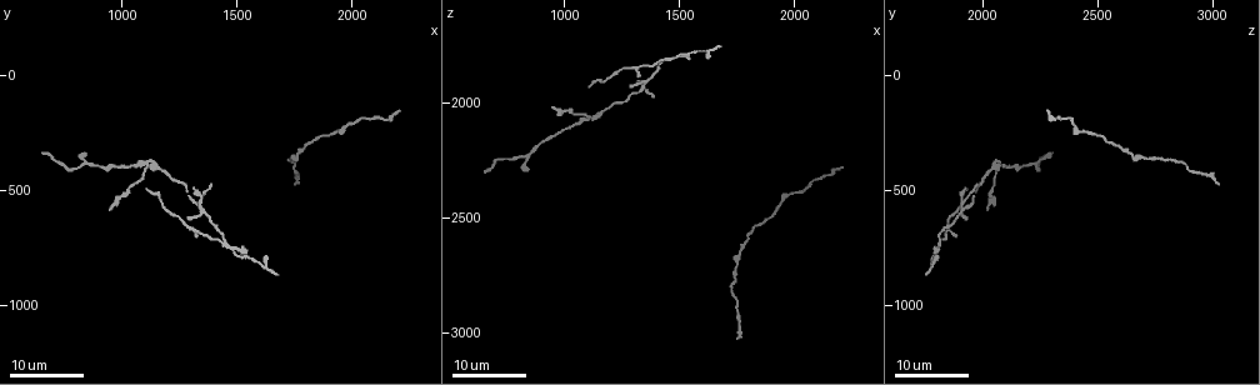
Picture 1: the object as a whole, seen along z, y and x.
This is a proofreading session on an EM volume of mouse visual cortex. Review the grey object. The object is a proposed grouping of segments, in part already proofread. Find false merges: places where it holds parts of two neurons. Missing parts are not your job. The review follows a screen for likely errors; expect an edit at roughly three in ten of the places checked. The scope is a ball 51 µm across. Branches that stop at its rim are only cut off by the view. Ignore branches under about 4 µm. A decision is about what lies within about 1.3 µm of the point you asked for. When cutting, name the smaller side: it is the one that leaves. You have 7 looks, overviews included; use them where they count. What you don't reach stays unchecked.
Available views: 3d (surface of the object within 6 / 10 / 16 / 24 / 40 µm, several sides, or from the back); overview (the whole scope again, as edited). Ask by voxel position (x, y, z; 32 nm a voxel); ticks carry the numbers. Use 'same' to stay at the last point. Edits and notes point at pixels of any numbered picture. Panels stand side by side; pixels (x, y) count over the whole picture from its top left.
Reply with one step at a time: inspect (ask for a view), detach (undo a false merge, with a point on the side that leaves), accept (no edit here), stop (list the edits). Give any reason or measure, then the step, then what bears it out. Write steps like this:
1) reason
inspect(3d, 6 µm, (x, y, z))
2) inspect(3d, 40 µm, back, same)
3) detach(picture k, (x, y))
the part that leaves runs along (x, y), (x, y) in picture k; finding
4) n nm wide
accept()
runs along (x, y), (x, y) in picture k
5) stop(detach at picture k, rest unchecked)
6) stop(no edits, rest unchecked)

three arms meet
inspect(3d, 24 µm, (1100, 400, 2060))

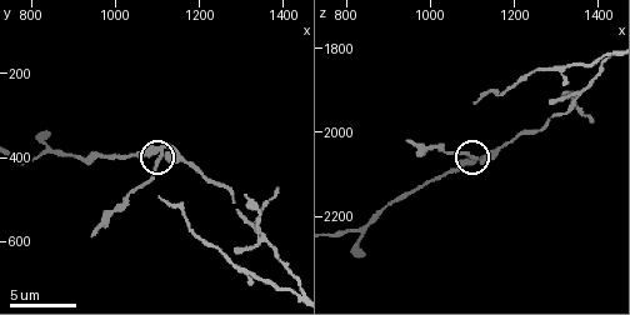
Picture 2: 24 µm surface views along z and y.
inspect(3d, 10 µm, (1110, 400, 2065))

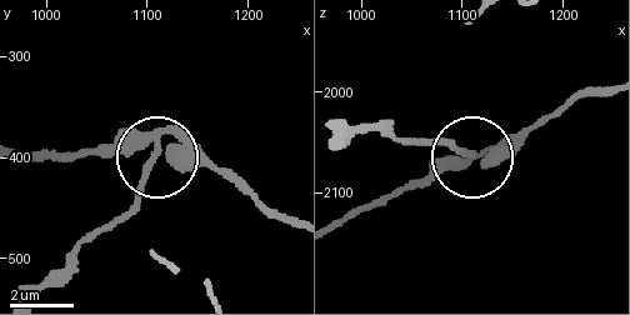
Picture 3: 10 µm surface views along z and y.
3 arms
detach(picture 3, (143, 181))
the part that leaves runs along (161, 141), (136, 195), (40, 293) in picture 3; a second neuron is stuck on

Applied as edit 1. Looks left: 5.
inspect(overview)

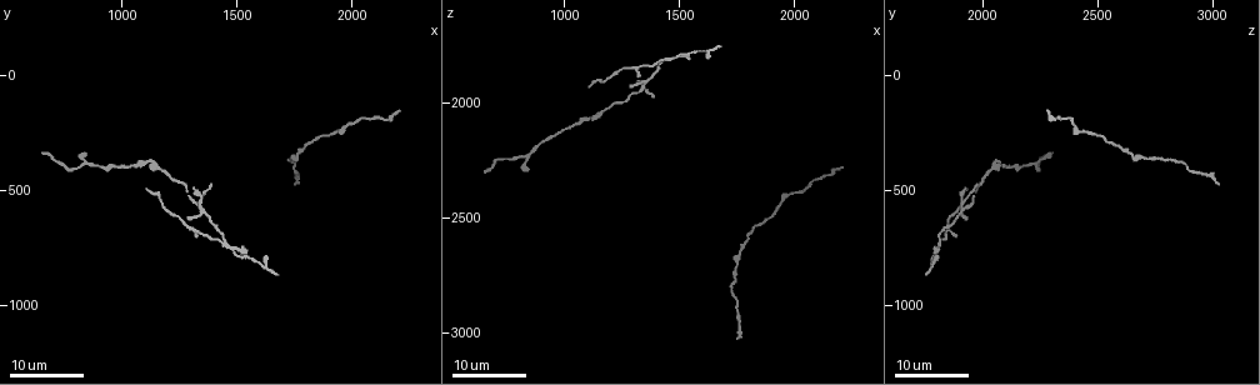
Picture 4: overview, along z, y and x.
four arms meet
inspect(3d, 16 µm, (1330, 580, 1930))

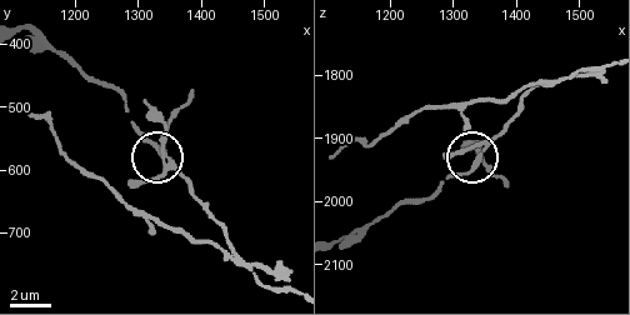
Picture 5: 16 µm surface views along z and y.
inspect(3d, 6 µm, (1345, 575, 1925))

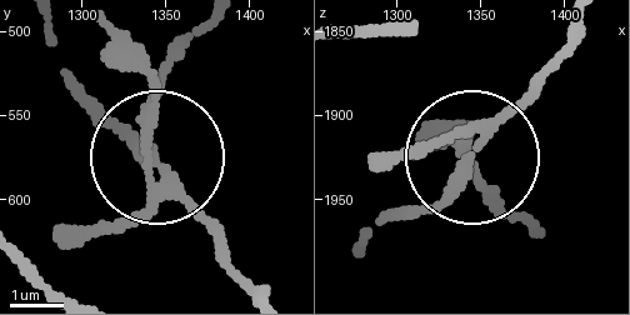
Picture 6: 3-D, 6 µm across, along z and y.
side arm 22 µm
detach(picture 6, (149, 111))
the part that leaves runs along (145, 178), (163, 61), (199, 21) in picture 6; two neurons meet here

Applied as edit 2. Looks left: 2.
stop(detach at picture 3, detach at picture 6, rest unchecked)

